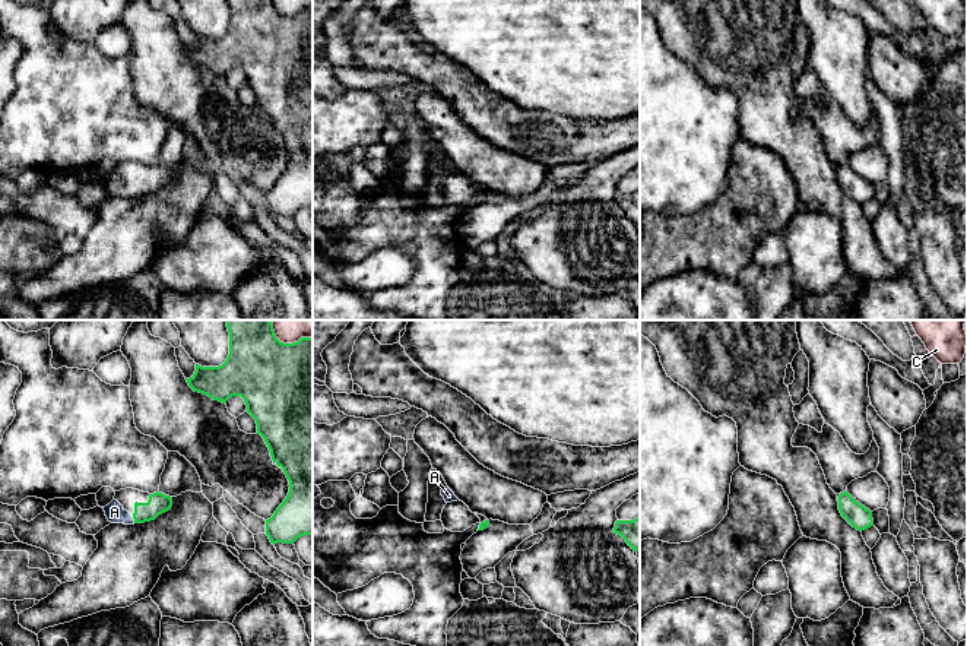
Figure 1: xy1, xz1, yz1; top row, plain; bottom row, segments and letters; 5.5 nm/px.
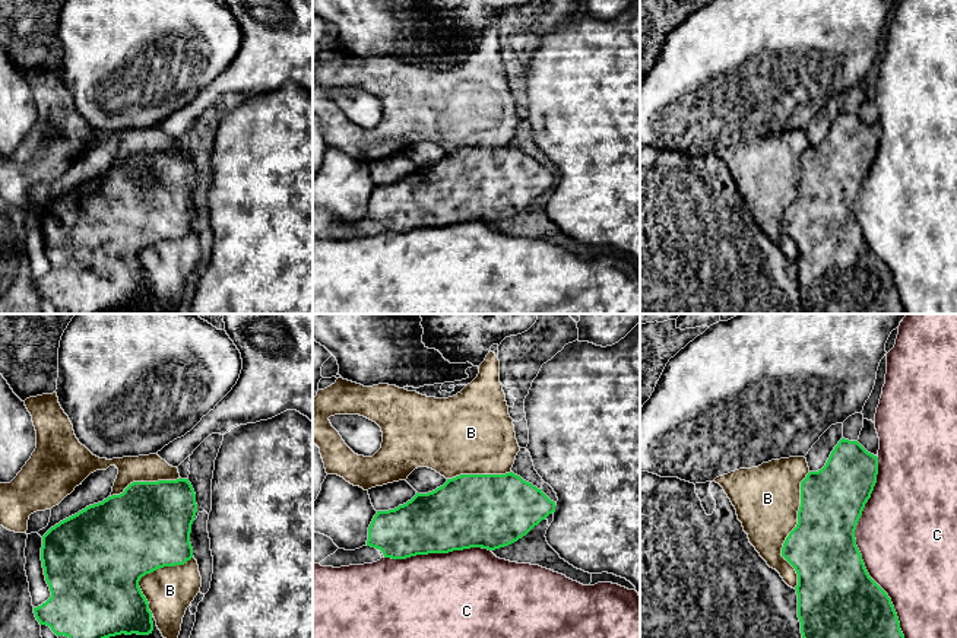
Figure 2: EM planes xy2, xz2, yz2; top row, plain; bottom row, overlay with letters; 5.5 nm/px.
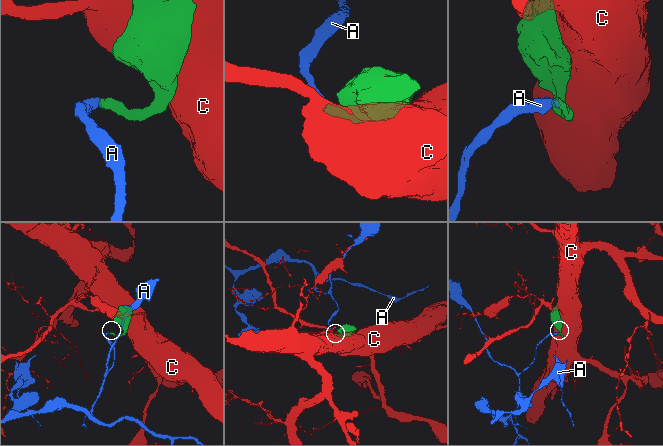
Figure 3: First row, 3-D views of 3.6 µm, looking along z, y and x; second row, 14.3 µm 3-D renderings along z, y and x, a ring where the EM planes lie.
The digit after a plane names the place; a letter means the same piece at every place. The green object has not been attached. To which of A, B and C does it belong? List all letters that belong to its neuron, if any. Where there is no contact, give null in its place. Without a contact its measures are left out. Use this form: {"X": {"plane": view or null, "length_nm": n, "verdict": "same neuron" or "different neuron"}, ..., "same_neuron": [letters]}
{"A": {"plane": "xy1", "length_nm": 40, "verdict": "same neuron"}, "B": {"plane": "yz2", "length_nm": 650, "verdict": "different neuron"}, "C": {"plane": "yz2", "length_nm": 1050, "verdict": "different neuron"}, "same_neuron": ["A"]}

